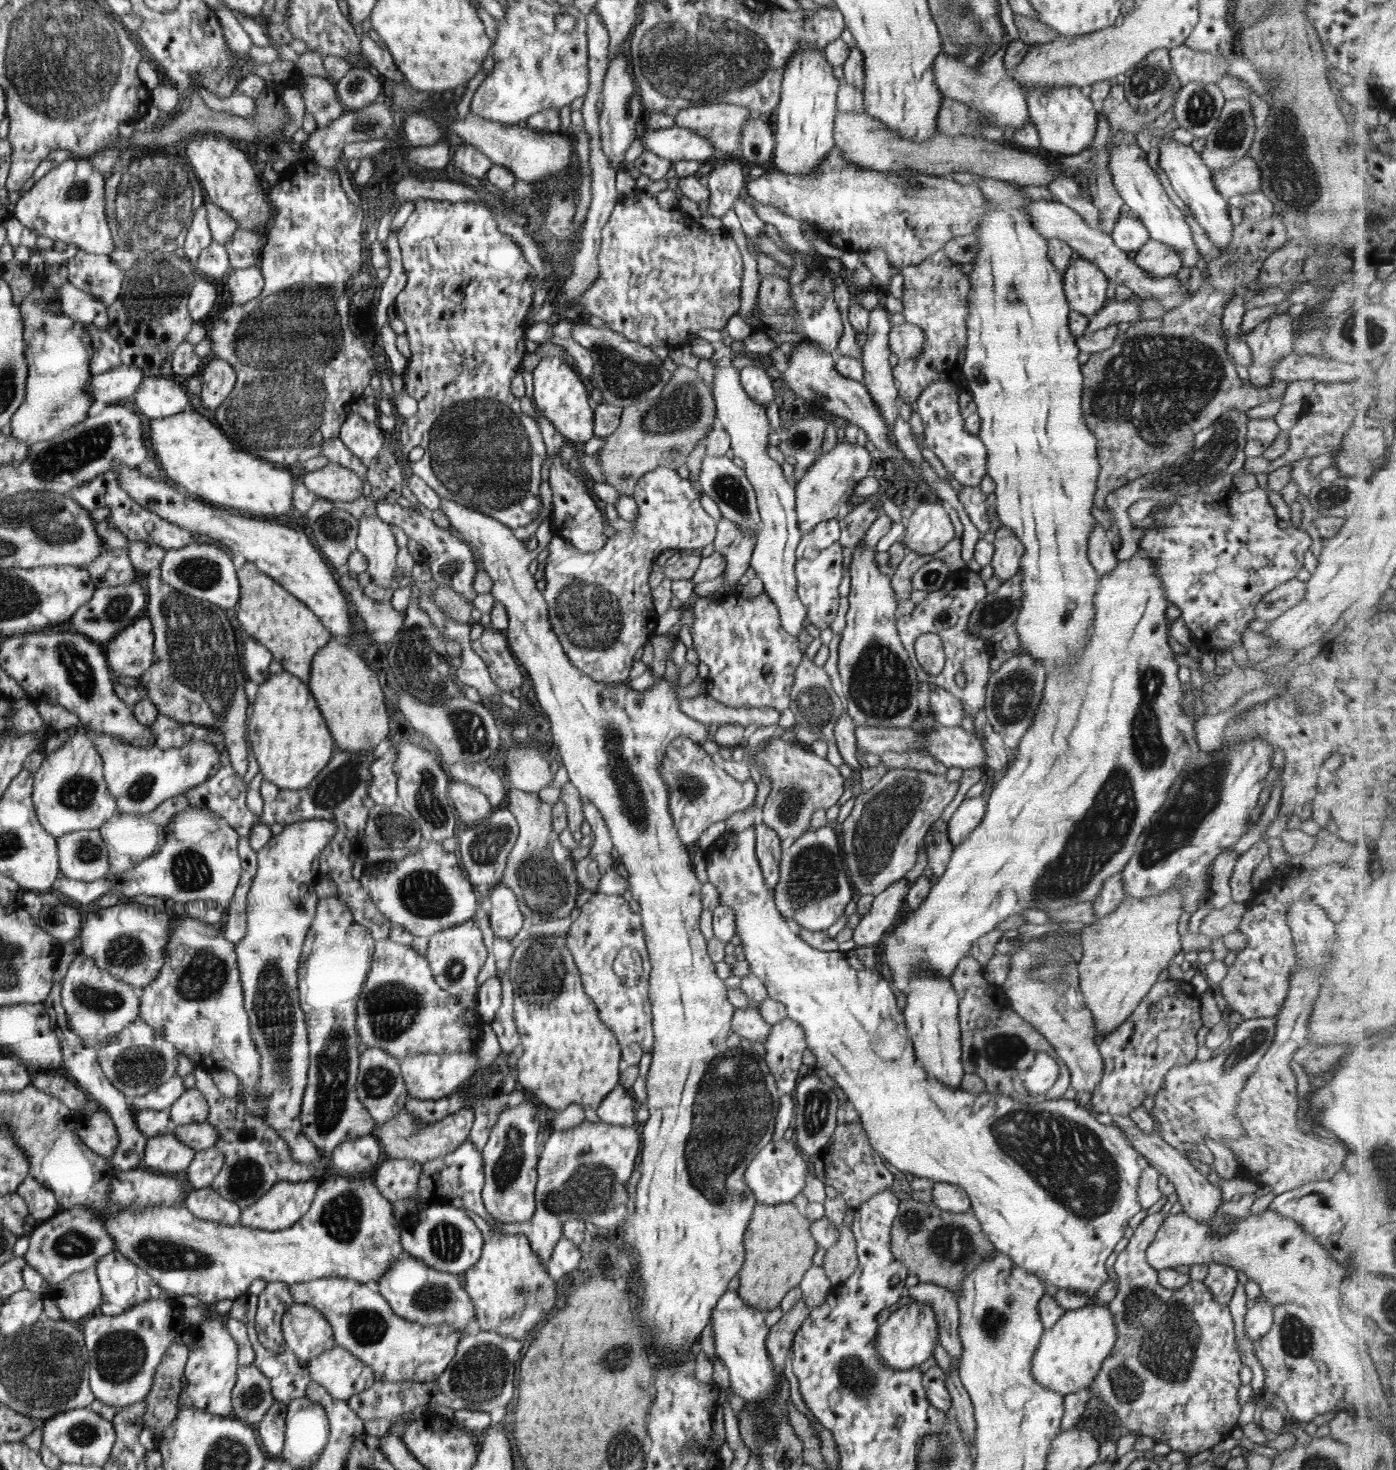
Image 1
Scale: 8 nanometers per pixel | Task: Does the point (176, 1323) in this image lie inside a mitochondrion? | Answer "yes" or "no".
no

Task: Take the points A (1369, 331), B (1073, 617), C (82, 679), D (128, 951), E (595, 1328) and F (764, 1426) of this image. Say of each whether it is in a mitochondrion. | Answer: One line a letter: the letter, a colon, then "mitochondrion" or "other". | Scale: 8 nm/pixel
A: mitochondrion
B: other
C: mitochondrion
D: mitochondrion
E: other
F: mitochondrion

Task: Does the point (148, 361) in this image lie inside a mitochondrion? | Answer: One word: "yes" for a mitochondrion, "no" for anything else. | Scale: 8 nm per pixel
no

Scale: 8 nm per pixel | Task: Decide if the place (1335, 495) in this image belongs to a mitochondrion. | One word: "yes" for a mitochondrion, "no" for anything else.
yes

